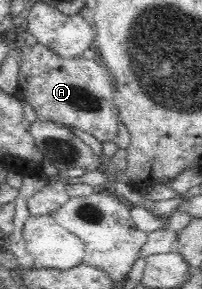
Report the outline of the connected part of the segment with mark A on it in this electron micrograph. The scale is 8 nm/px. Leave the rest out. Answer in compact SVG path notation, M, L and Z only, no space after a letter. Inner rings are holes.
M44 45L22 47L20 67L18 67L18 90L22 99L31 105L40 121L52 121L74 127L96 137L100 142L114 141L120 123L114 108L114 95L111 81L96 61L85 59L82 55L76 59L65 59Z

